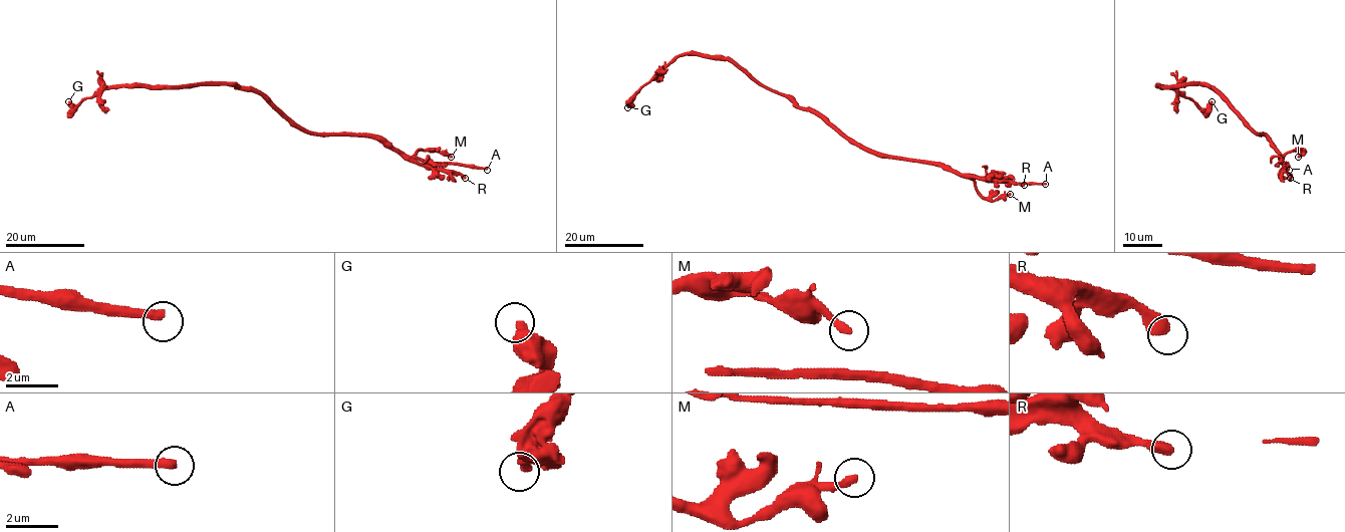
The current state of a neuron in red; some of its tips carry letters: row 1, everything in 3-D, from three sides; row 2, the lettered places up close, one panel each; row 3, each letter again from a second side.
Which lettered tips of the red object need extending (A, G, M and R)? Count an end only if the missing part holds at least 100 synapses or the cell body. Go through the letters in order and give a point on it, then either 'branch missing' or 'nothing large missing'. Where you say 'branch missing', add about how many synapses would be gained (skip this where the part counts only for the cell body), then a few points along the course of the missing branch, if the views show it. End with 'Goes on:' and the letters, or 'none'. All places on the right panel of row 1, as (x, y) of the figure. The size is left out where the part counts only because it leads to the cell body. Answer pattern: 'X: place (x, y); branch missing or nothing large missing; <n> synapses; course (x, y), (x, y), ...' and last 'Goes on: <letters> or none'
A: place (1289, 170); branch missing
G: place (1212, 101); nothing large missing
M: place (1298, 157); nothing large missing
R: place (1290, 178); nothing large missing
Goes on: A

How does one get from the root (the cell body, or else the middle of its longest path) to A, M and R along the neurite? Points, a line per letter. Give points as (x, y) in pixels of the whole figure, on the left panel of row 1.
A: (267, 101), (308, 130), (381, 138), (406, 155), (430, 163), (468, 165), (487, 170)
M: (267, 101), (308, 130), (381, 138), (410, 157), (421, 150), (440, 151), (451, 157)
R: (267, 101), (308, 130), (381, 138), (421, 164), (453, 171), (465, 178)

